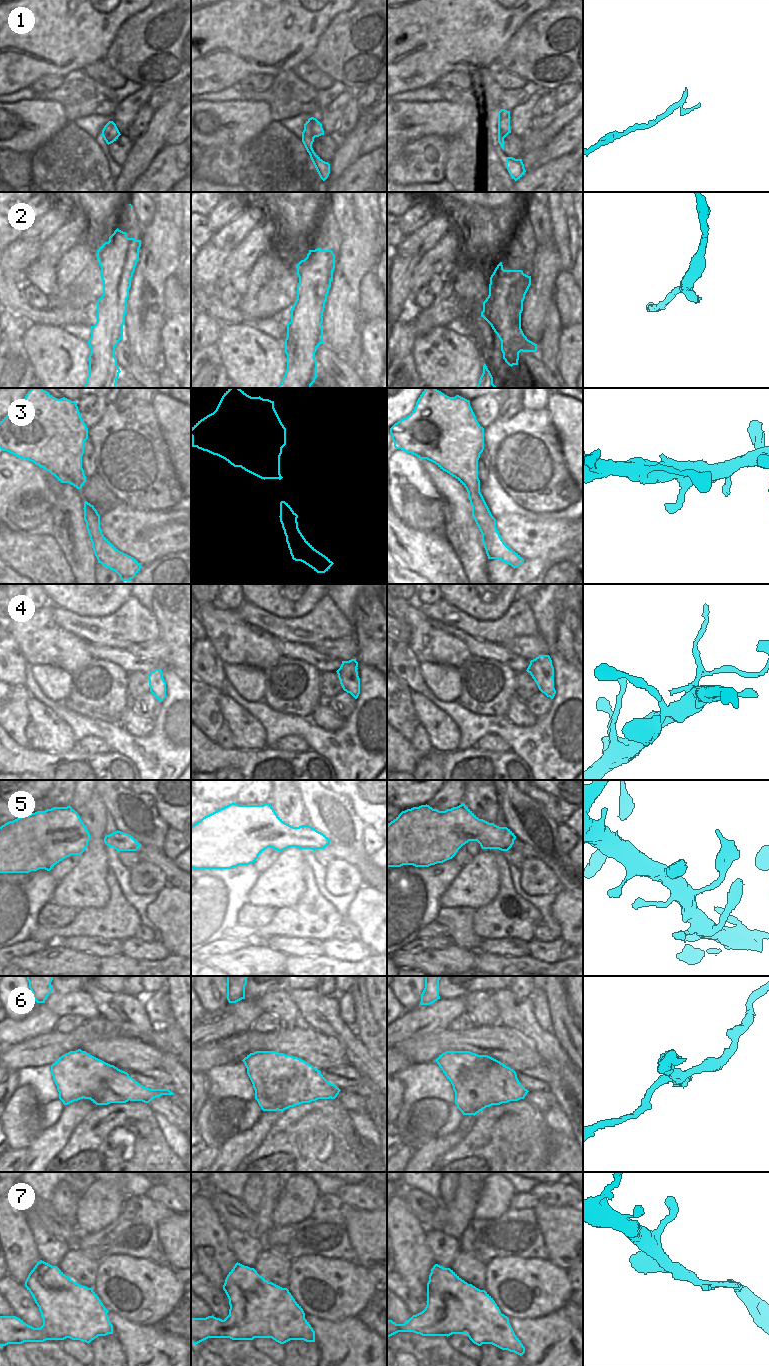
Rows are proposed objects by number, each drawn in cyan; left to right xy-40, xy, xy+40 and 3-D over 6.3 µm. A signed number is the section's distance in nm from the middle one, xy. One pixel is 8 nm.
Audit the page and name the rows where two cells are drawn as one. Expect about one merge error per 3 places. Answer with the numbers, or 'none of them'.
2, 4, 6

